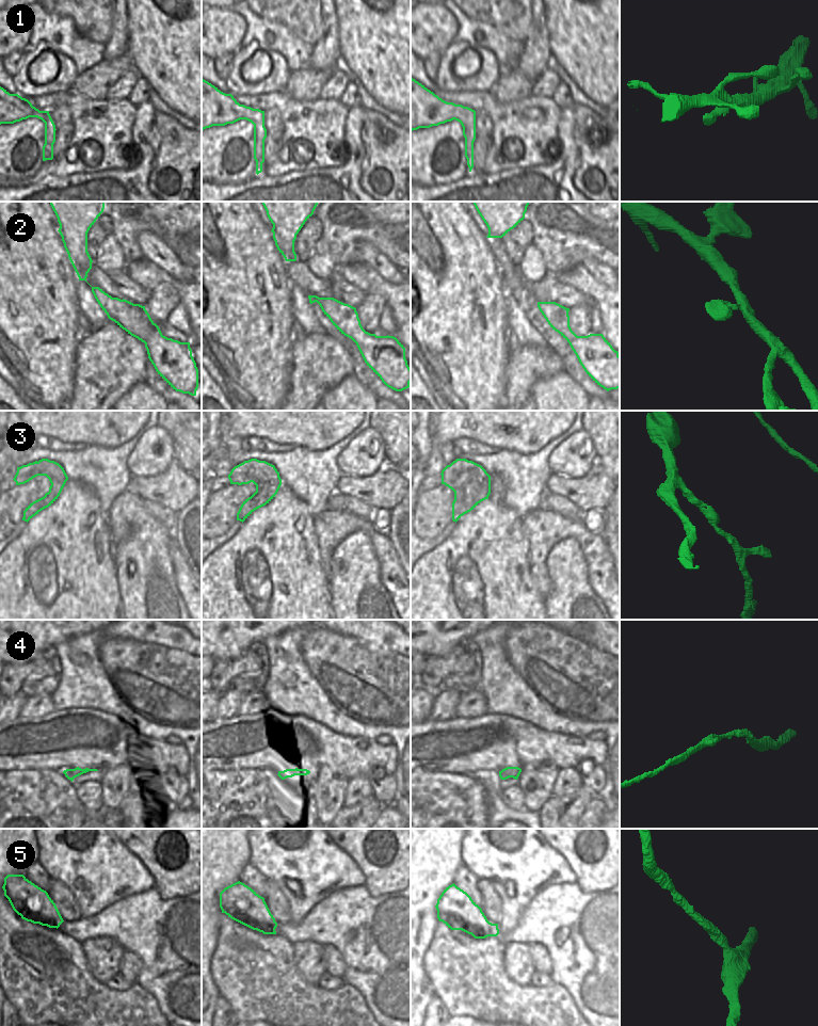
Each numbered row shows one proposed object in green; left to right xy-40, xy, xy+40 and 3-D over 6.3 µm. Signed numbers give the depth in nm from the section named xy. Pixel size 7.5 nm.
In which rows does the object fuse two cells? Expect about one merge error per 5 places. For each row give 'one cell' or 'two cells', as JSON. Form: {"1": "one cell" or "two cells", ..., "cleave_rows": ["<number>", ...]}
{"1": "one cell", "2": "one cell", "3": "two cells", "4": "one cell", "5": "one cell", "cleave_rows": ["3"]}

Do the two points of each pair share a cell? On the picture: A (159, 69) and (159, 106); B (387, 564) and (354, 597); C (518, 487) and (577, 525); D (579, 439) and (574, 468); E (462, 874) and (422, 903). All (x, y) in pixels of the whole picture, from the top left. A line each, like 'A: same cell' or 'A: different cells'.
A: different cells
B: different cells
C: different cells
D: same cell
E: different cells

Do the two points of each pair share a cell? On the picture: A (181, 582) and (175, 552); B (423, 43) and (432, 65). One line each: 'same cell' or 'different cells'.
A: same cell
B: different cells

